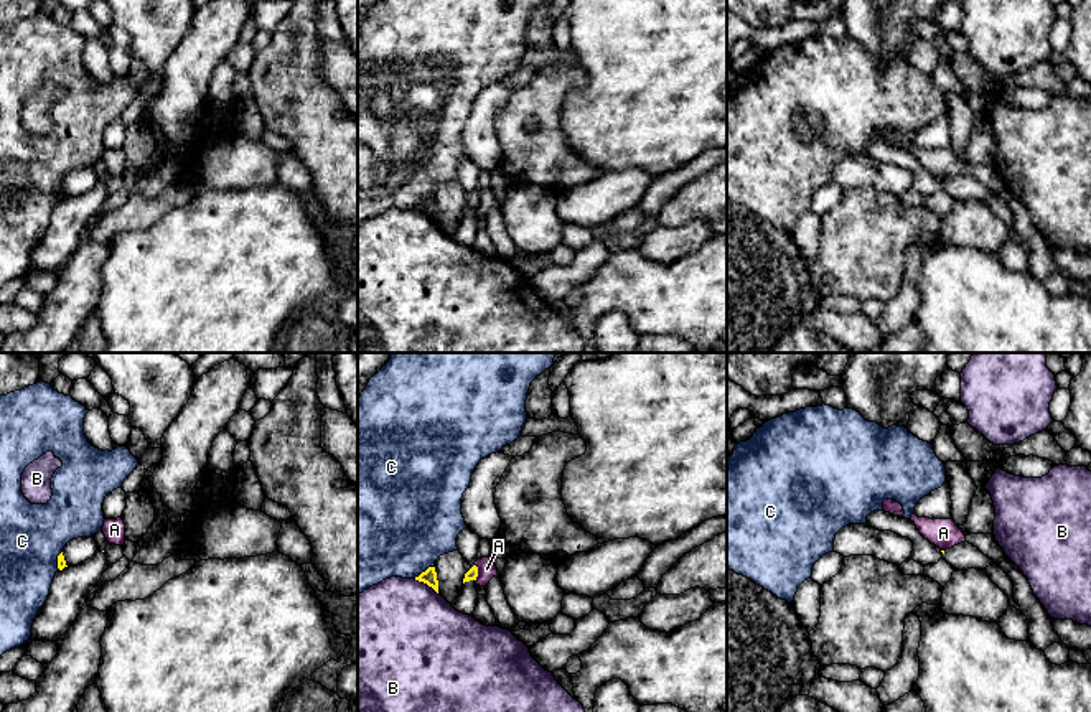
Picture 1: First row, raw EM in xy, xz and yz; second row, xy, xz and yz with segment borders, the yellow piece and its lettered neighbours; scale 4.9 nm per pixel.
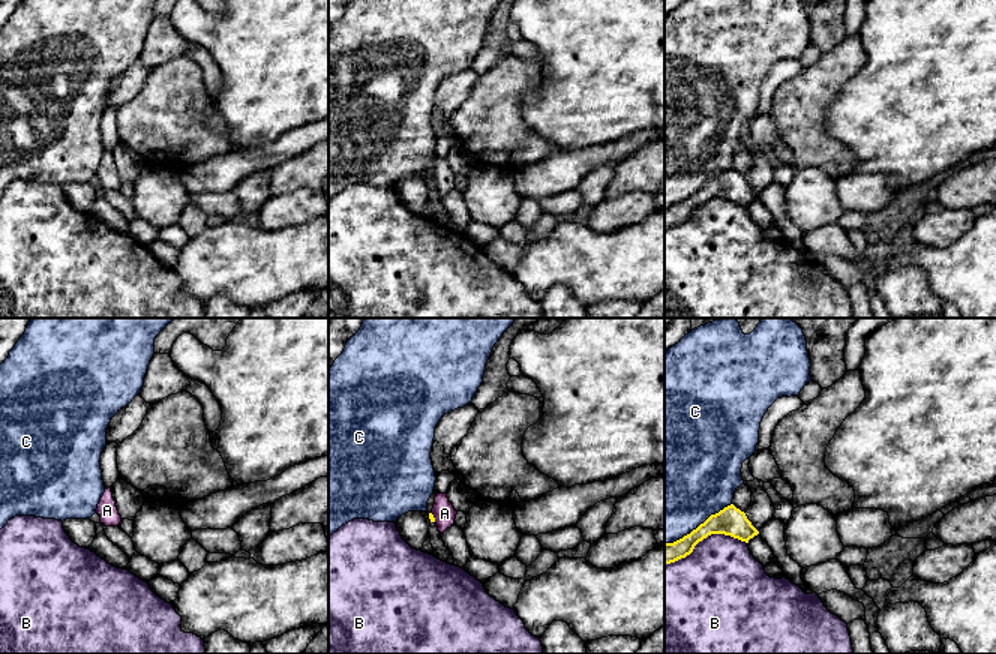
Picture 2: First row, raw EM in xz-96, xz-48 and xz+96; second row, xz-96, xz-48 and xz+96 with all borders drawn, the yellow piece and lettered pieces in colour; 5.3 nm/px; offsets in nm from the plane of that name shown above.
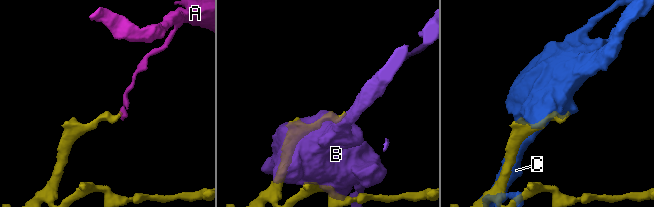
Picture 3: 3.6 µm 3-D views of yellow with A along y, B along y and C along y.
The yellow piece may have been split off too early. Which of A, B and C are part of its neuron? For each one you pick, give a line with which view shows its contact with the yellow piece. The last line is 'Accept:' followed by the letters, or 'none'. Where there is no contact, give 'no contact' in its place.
Accept: none

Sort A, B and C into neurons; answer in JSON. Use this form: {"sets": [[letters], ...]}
{"sets": [["A"], ["B"], ["C"]]}

